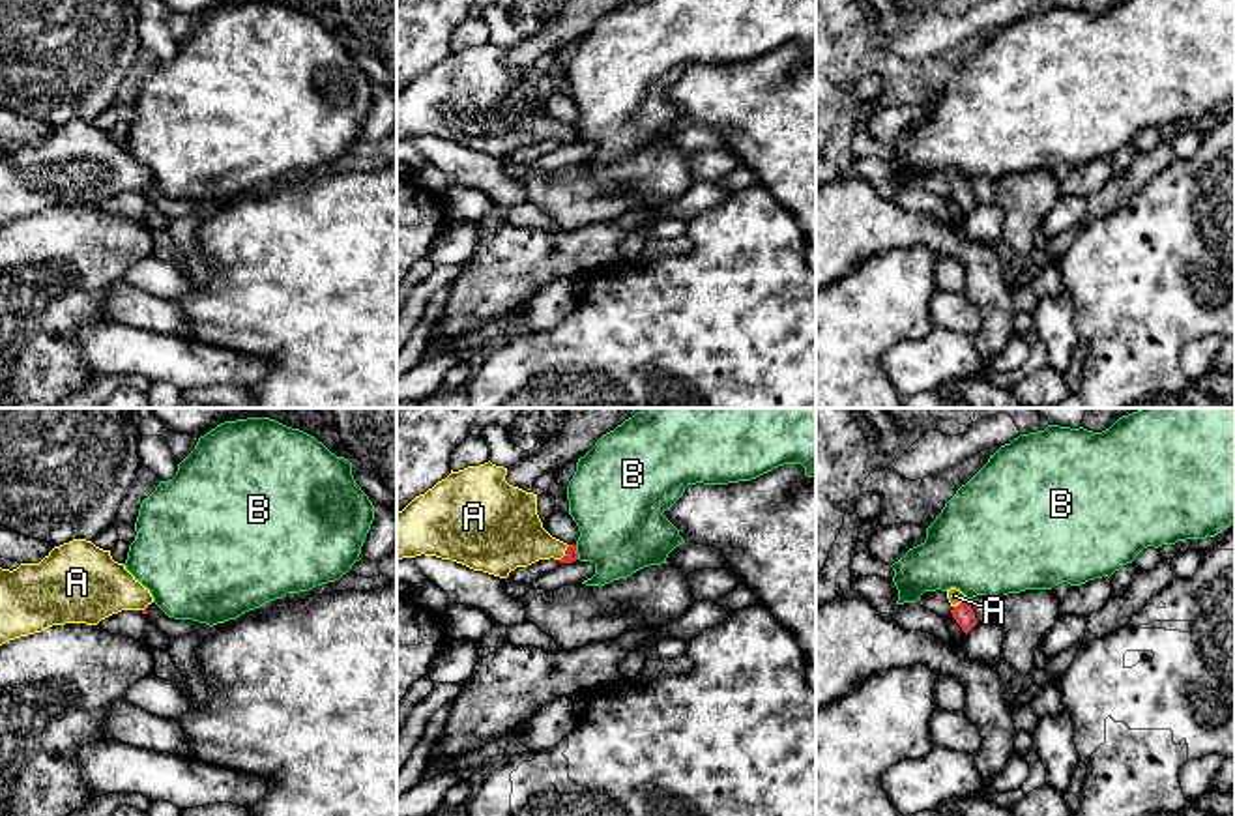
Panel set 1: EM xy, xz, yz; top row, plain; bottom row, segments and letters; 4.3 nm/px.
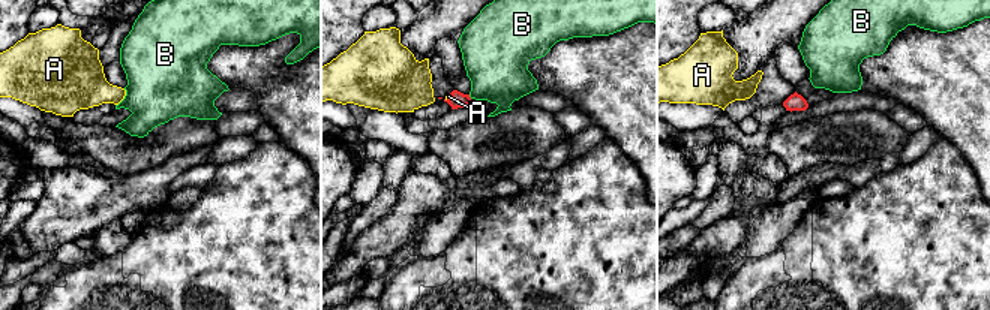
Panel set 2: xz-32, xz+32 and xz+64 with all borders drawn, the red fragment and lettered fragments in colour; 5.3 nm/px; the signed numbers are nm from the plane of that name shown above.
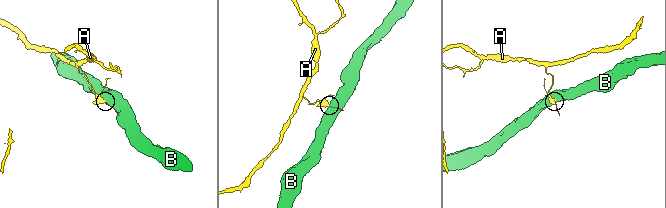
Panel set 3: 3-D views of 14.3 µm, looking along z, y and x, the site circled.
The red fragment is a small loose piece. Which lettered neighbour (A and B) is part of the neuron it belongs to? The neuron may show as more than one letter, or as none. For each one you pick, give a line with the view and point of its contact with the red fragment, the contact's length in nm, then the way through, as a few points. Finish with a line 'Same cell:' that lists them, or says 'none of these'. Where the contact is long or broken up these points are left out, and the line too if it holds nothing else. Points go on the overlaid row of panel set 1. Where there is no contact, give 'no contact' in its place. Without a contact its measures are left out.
A: xz (566, 553) | 90 nm | across xz (571, 554), (566, 553), (523, 541), (511, 534)
Same cell: A

